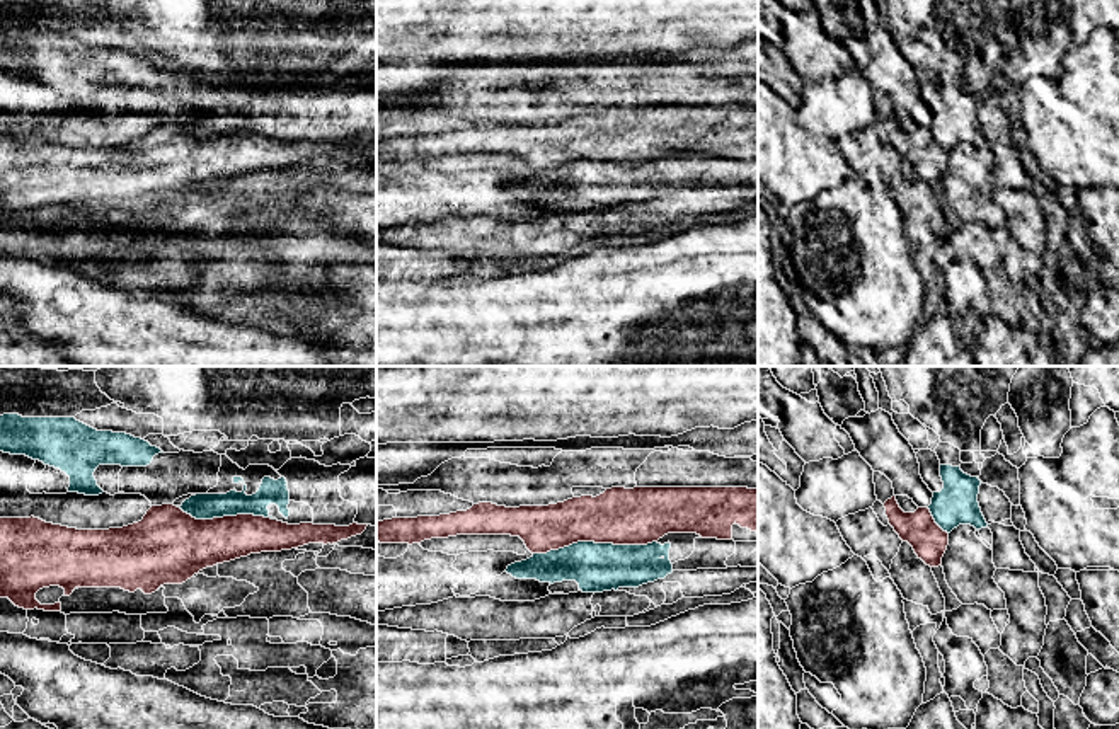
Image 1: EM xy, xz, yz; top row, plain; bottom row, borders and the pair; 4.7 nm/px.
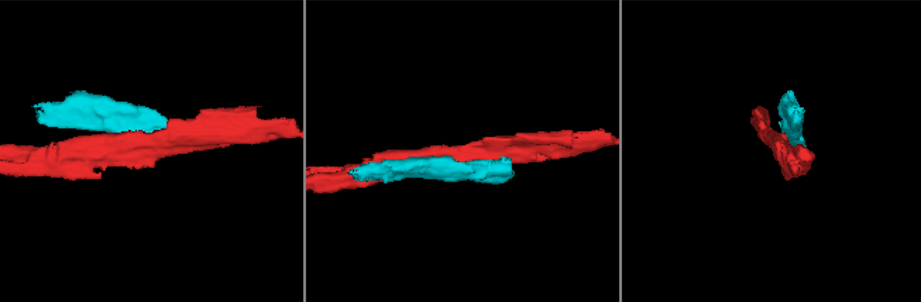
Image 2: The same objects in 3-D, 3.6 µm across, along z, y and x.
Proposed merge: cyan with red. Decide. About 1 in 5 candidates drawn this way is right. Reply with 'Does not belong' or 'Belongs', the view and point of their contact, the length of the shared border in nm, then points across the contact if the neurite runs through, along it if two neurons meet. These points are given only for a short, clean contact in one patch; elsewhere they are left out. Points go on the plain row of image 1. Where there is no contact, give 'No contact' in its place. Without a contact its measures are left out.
Does not belong. Touches cyan at xz (595, 162). Shared border 600 nm

